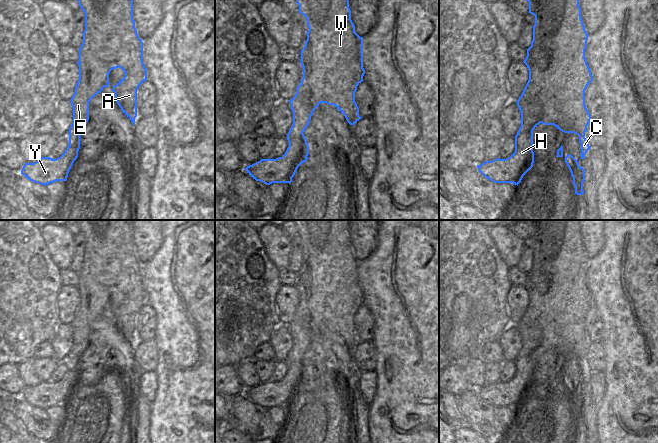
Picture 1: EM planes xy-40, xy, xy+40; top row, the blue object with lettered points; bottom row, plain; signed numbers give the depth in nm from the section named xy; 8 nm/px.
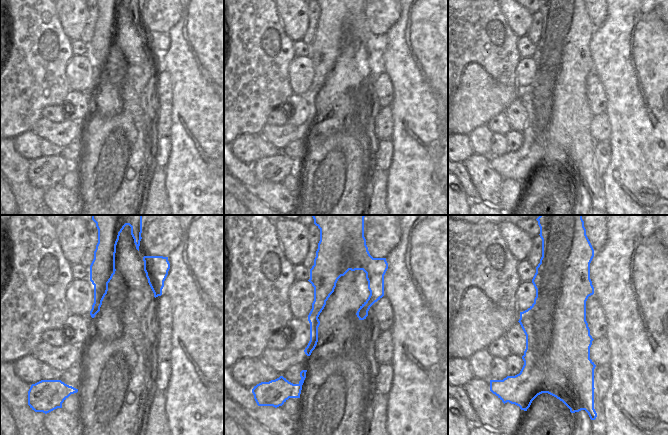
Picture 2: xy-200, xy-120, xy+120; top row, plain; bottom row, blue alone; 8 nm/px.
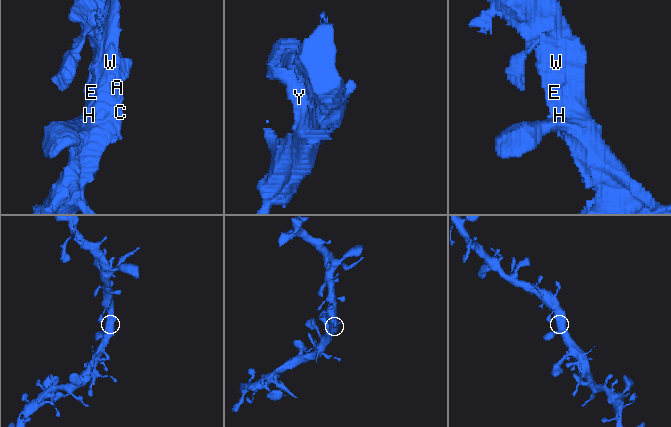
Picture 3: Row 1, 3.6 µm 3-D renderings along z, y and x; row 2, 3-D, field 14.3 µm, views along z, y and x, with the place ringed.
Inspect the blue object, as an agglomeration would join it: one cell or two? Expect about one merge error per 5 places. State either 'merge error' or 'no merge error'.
no merge error

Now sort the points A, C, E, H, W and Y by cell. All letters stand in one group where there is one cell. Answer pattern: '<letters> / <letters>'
A C E H W Y

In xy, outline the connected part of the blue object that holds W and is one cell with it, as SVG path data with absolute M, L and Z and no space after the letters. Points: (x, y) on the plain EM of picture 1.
M293 220L299 237L304 239L309 252L305 270L301 274L303 302L295 320L289 324L293 336L293 348L287 358L289 370L282 381L261 383L245 392L256 405L291 408L298 391L307 385L309 370L303 358L313 336L320 327L334 329L350 349L357 347L359 332L355 326L357 310L363 305L363 262L355 256L349 232L349 220Z

